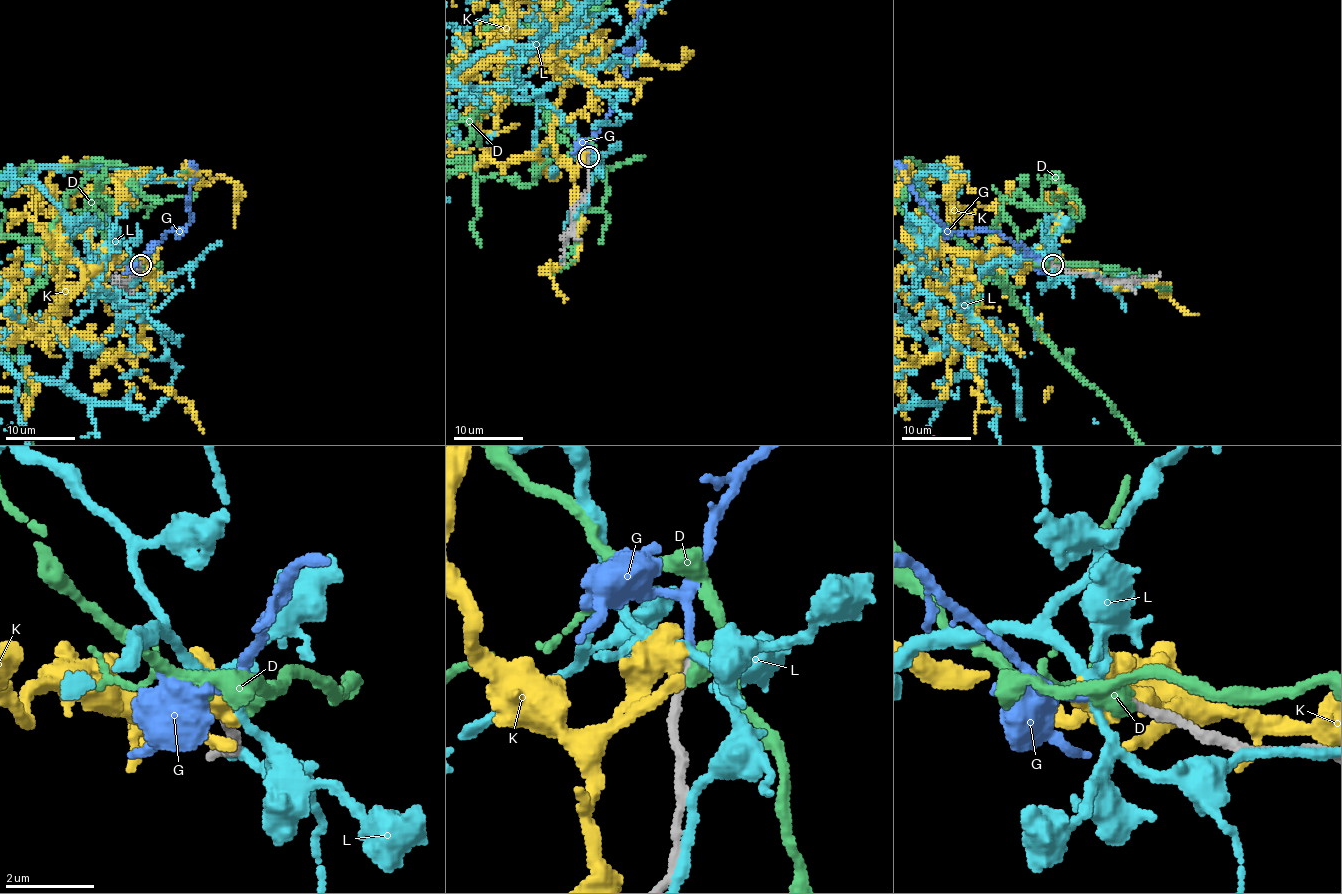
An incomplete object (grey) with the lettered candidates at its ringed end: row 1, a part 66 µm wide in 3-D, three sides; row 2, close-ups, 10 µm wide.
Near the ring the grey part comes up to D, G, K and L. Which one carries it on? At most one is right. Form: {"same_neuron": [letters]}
{"same_neuron": ["G"]}

